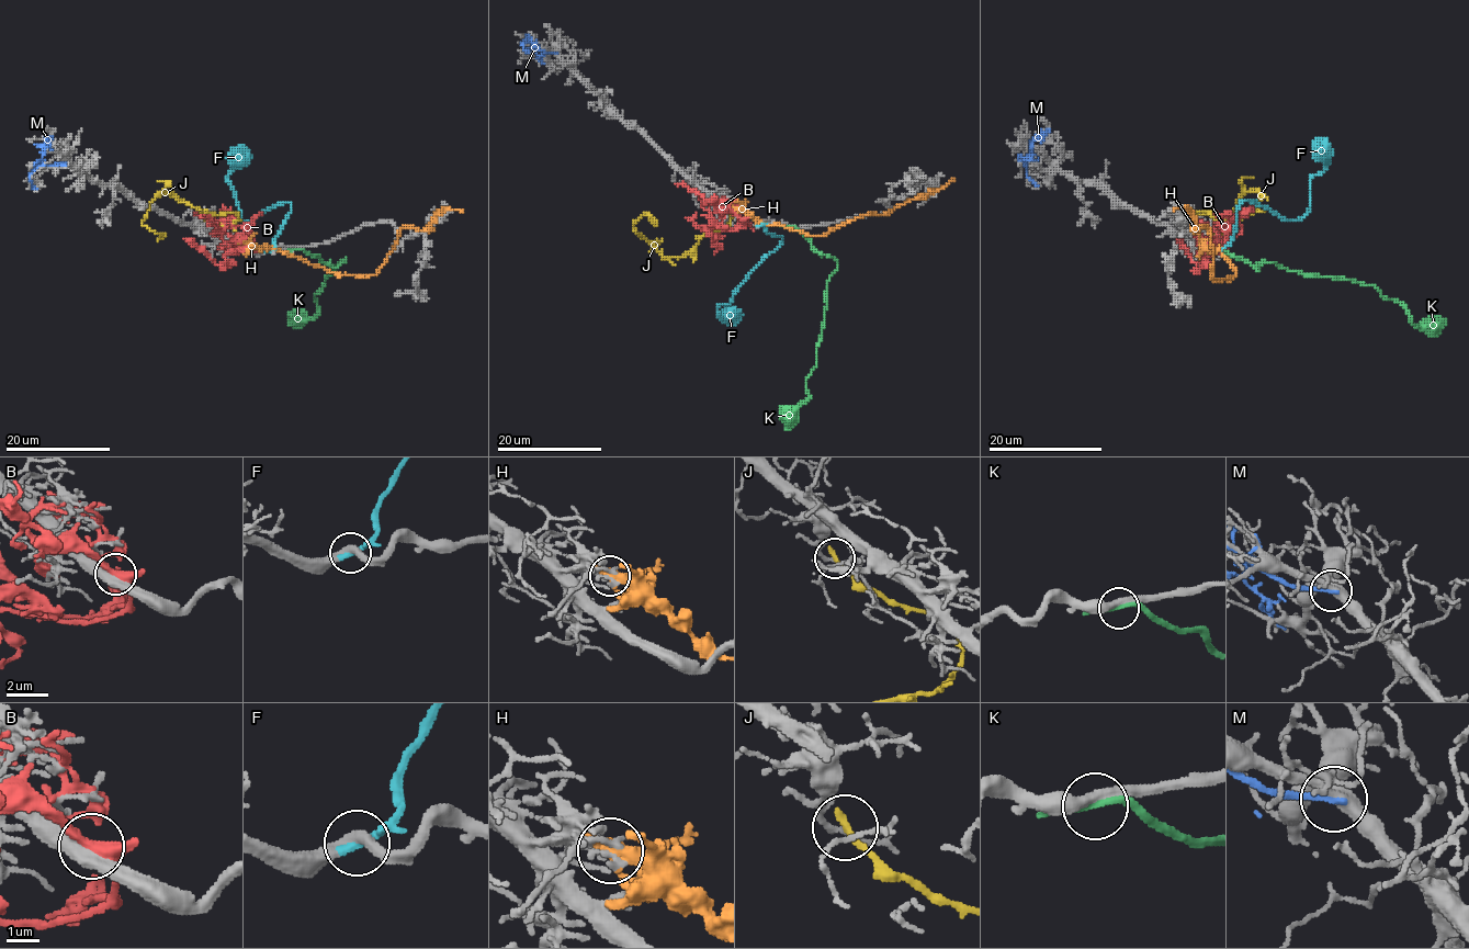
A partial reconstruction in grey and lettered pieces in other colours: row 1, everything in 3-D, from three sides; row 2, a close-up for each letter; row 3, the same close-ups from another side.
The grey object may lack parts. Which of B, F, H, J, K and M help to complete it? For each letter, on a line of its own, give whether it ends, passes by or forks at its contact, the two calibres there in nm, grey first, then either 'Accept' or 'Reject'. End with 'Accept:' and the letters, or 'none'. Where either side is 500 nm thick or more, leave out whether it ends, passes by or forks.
B: It forks there. Thickness 440 nm (grey) against 340 nm. Reject
F: It ends there. Thickness 360 nm (grey) against 280 nm. Accept
H: Thickness 160 nm (grey) against 550 nm. Reject
J: It ends there. Thickness 160 nm (grey) against 260 nm. Reject
K: It passes by. Thickness 360 nm (grey) against 200 nm. Reject
M: It ends there. Thickness 380 nm (grey) against 220 nm. Reject
Accept: F

